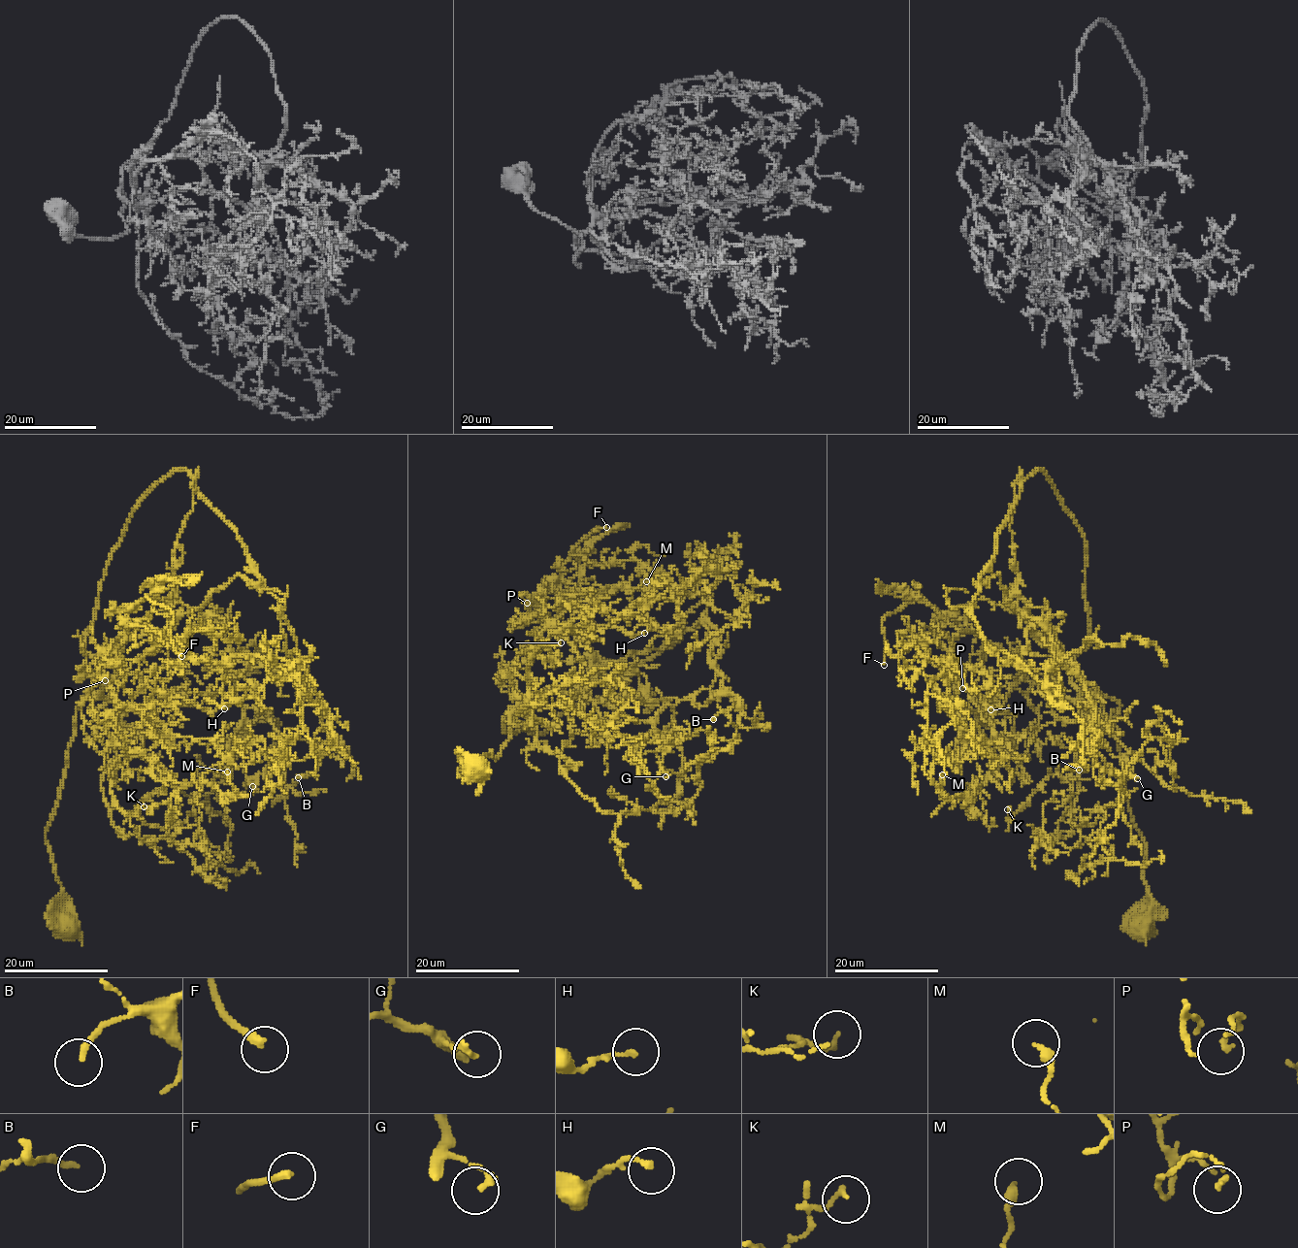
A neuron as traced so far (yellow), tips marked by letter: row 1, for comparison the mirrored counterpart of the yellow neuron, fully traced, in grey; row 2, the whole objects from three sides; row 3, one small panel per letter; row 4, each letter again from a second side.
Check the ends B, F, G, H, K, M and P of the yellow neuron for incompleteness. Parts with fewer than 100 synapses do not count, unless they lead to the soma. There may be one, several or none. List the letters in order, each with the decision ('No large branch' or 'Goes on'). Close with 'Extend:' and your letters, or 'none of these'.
B: No large branch
F: Goes on
G: No large branch
H: No large branch
K: No large branch
M: No large branch
P: No large branch
Extend: F

